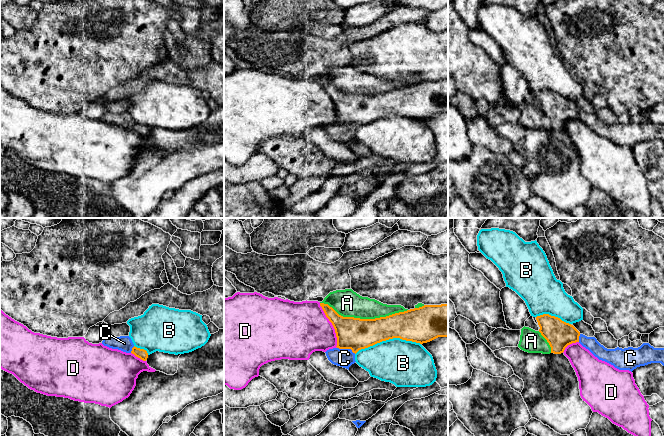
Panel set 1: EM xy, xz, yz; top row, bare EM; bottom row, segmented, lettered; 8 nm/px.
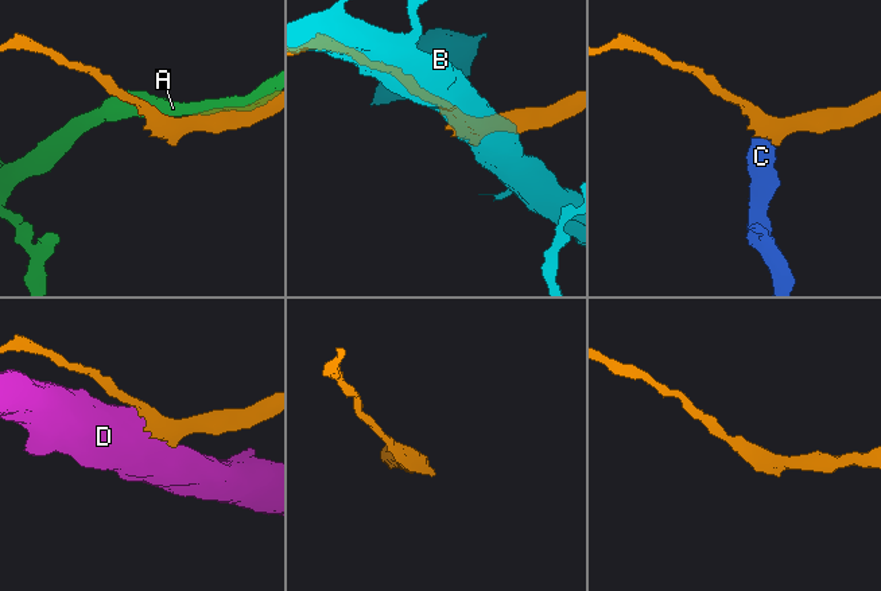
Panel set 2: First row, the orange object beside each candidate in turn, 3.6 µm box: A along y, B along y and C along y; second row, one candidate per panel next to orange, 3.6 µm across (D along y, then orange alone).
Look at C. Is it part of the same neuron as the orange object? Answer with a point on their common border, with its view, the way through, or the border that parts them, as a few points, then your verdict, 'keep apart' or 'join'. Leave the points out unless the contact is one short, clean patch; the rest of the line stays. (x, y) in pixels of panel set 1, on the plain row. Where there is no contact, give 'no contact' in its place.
contact xz (346, 124); way xz (352, 109), (346, 124), (344, 134); join

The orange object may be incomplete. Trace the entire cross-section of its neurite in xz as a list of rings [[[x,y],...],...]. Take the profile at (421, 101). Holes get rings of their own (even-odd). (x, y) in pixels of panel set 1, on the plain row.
[[[320,79],[320,82],[326,93],[332,99],[337,113],[337,122],[327,126],[325,128],[326,132],[332,140],[348,146],[349,143],[356,138],[355,130],[359,126],[368,124],[382,117],[400,114],[402,116],[423,120],[438,113],[448,113],[448,80],[424,81],[419,84],[375,95],[343,93],[328,80]]]

